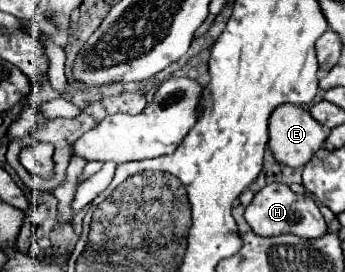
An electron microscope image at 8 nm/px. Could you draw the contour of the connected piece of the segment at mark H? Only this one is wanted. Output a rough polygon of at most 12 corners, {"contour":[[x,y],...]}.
{"contour":[[283,183],[265,185],[245,209],[255,235],[319,239],[317,203]]}

